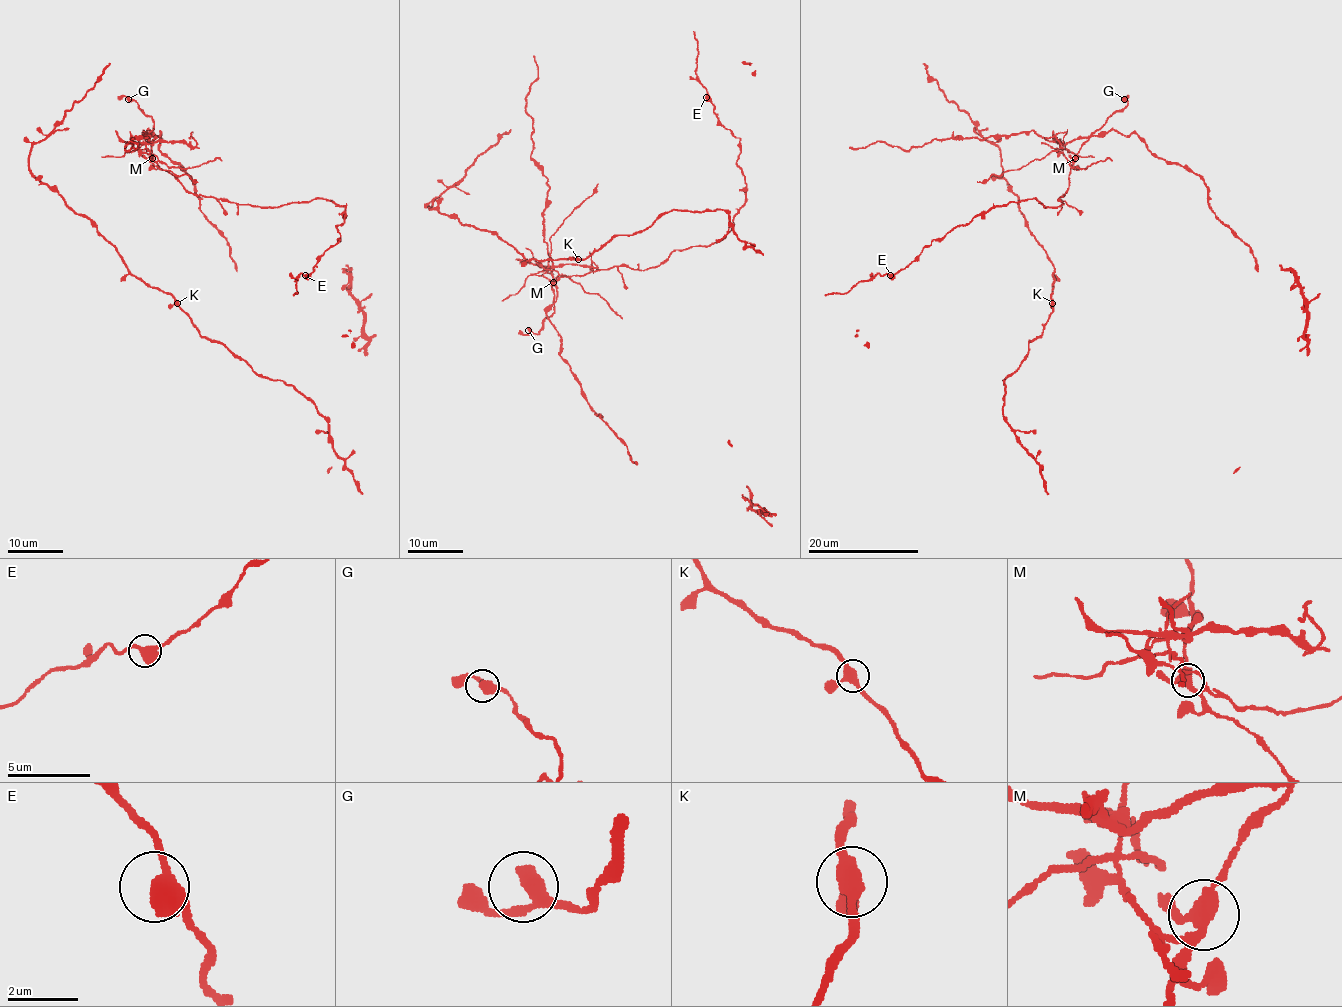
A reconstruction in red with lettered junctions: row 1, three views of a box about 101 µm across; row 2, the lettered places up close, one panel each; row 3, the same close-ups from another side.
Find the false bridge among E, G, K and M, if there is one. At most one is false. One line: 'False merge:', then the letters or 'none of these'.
False merge: M

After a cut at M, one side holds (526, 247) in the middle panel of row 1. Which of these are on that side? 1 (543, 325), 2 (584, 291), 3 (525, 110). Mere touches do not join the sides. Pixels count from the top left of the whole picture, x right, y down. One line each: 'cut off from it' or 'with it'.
1: cut off from it
2: with it
3: with it

